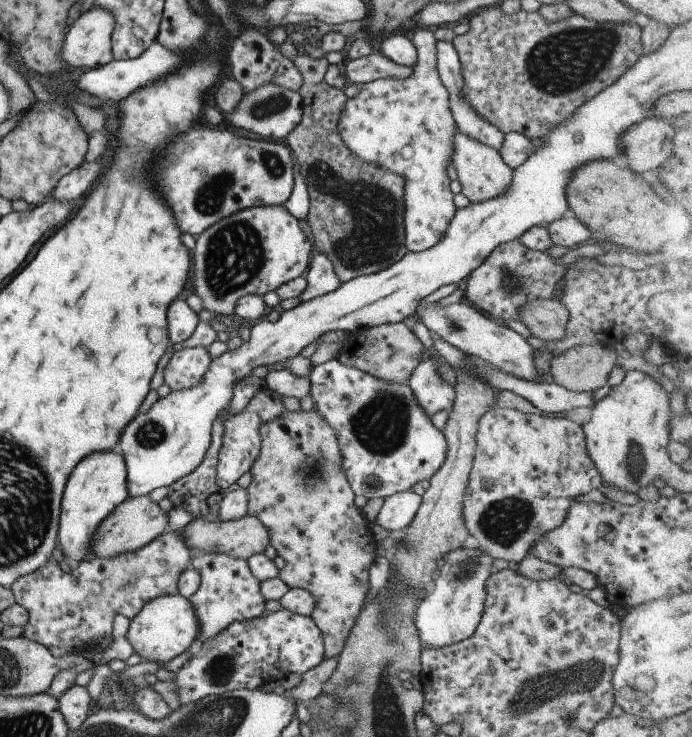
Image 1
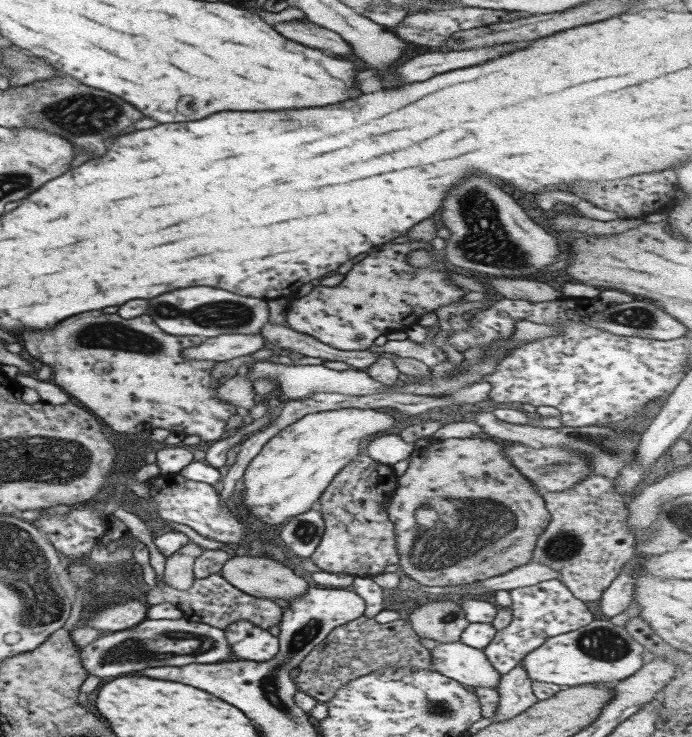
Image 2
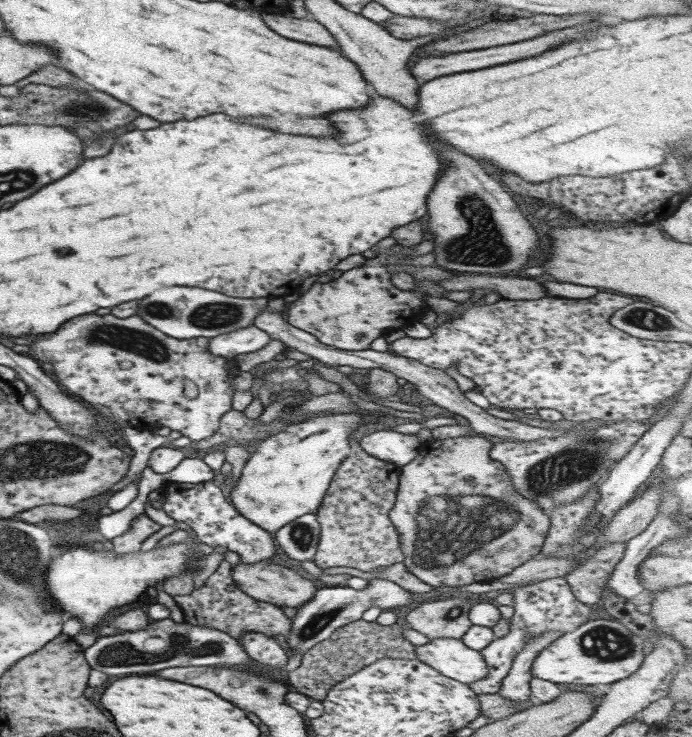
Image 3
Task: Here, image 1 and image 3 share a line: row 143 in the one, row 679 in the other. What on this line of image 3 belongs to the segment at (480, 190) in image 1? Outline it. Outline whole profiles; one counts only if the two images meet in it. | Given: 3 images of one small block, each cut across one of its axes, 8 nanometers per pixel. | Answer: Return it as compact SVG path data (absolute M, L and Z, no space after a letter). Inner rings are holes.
M433 638L423 646L414 646L414 656L416 660L423 662L438 674L451 680L471 685L486 677L486 667L481 656L475 650L470 650L464 646L459 639L453 638Z

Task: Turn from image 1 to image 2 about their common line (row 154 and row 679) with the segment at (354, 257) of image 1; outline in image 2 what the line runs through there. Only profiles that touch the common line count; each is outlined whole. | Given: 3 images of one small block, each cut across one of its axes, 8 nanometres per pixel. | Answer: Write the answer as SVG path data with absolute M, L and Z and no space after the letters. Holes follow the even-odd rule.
M361 615L342 626L337 626L319 645L313 647L296 667L299 672L293 682L298 691L311 696L317 703L325 704L335 695L335 691L348 681L385 667L431 670L429 661L429 651L419 644L419 638L406 618L379 624L374 618Z

